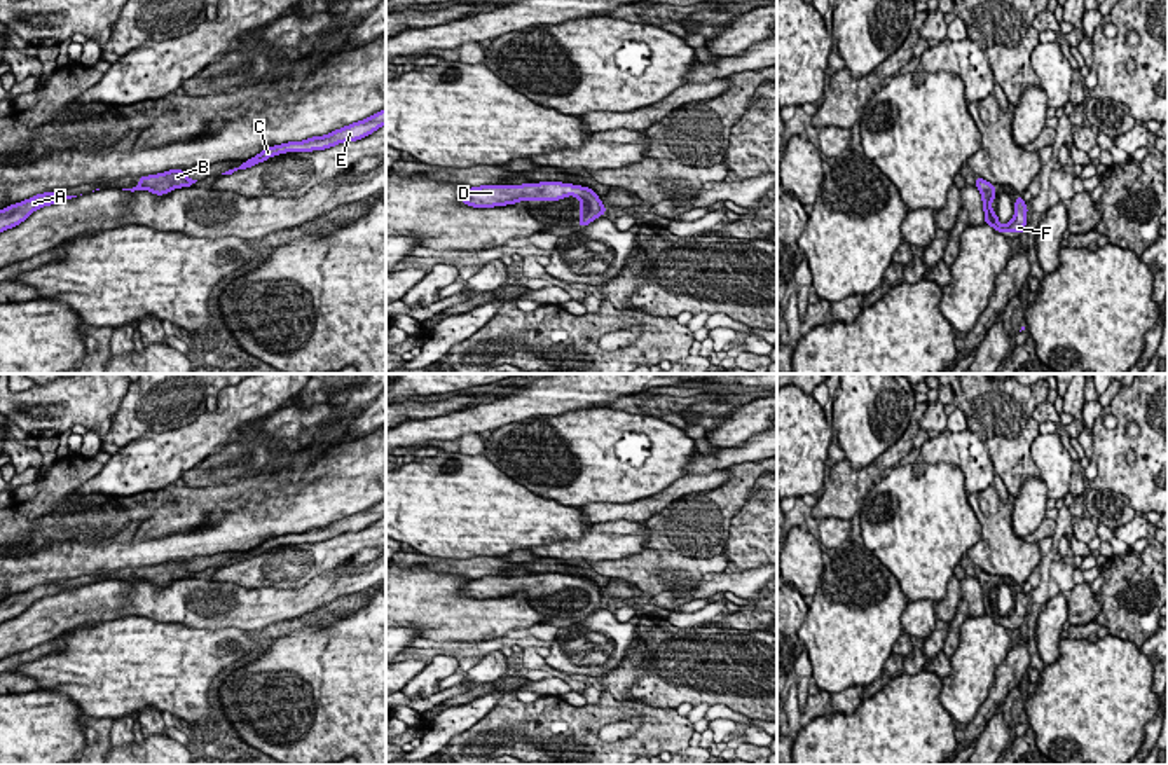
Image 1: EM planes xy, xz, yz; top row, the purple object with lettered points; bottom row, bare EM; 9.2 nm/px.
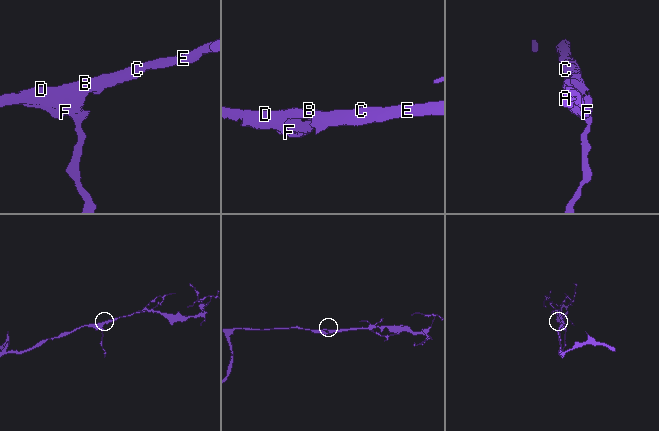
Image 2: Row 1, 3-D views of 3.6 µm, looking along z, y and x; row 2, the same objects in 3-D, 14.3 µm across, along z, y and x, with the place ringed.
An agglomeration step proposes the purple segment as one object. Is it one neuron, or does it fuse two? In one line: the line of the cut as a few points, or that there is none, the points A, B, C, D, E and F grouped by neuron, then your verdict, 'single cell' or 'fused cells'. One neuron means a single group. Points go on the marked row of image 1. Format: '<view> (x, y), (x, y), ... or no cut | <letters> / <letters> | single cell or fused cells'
no cut | A B C D E F | single cell

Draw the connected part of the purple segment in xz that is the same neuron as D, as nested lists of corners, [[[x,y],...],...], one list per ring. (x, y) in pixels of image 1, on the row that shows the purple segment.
[[[560,182],[471,187],[463,194],[461,203],[473,208],[492,208],[519,201],[559,201],[567,196],[580,199],[580,227],[606,213],[604,204],[592,189]]]

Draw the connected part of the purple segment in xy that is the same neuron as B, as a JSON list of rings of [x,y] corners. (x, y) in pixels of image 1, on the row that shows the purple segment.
[[[169,169],[159,175],[150,175],[150,176],[140,176],[140,183],[133,189],[122,189],[122,190],[148,190],[152,194],[162,196],[168,194],[169,190],[180,189],[180,187],[190,187],[197,180],[190,180],[183,169]]]

